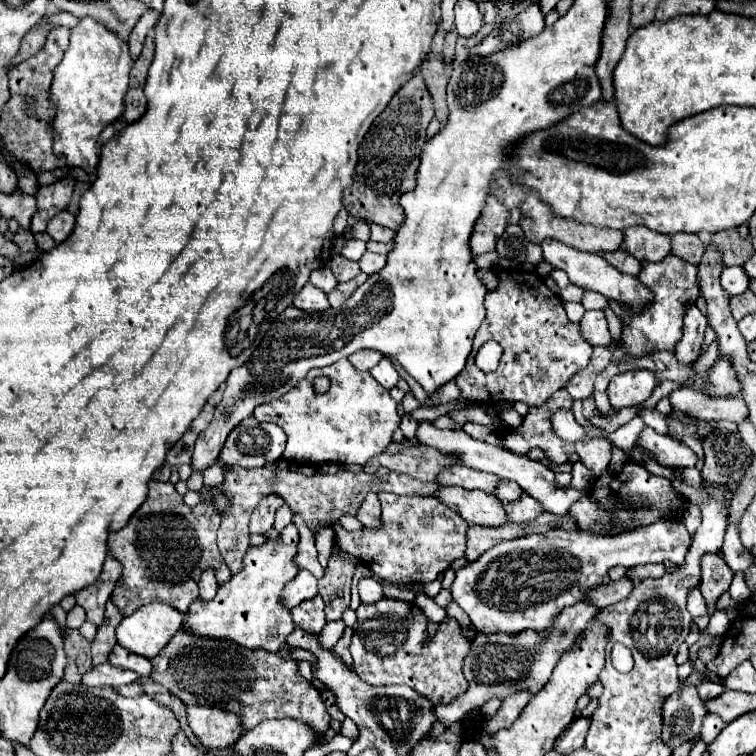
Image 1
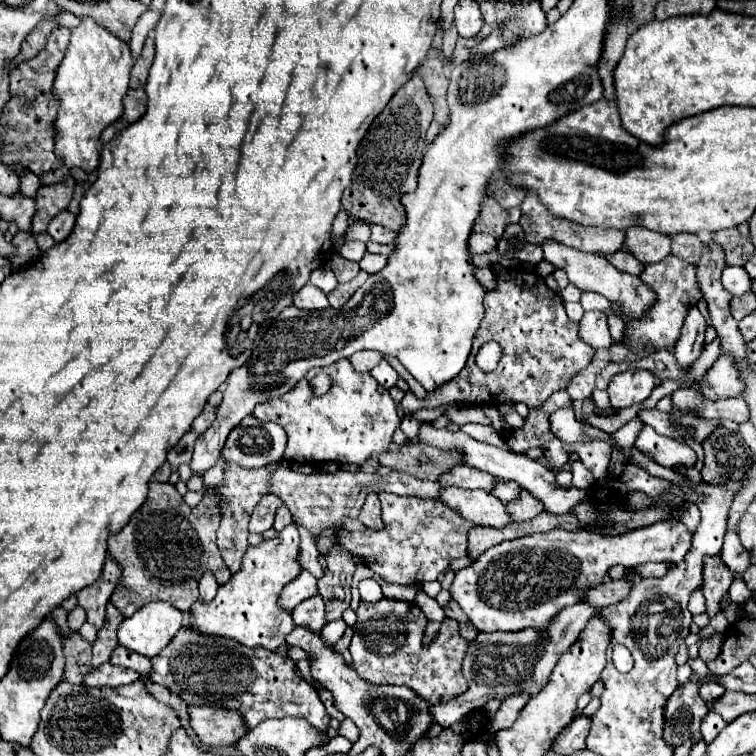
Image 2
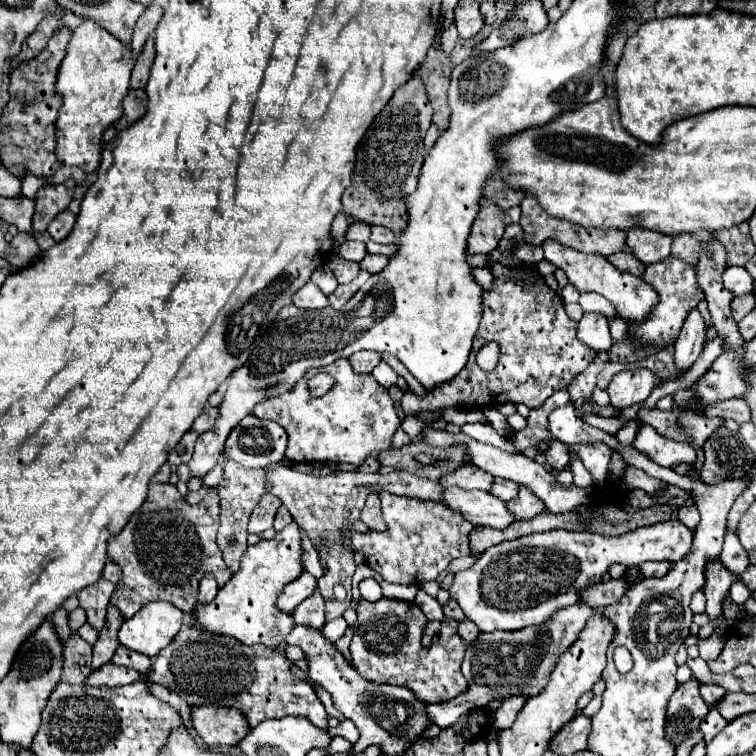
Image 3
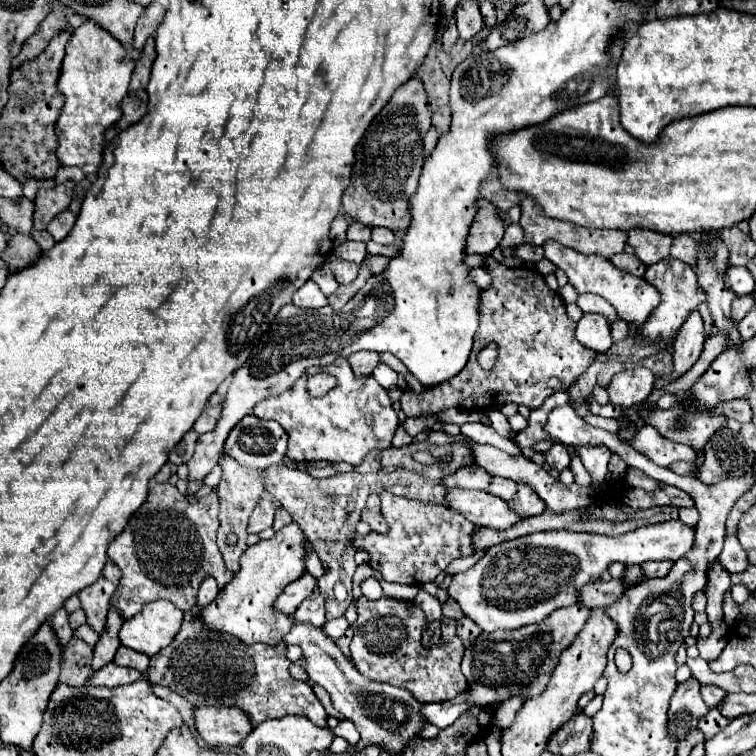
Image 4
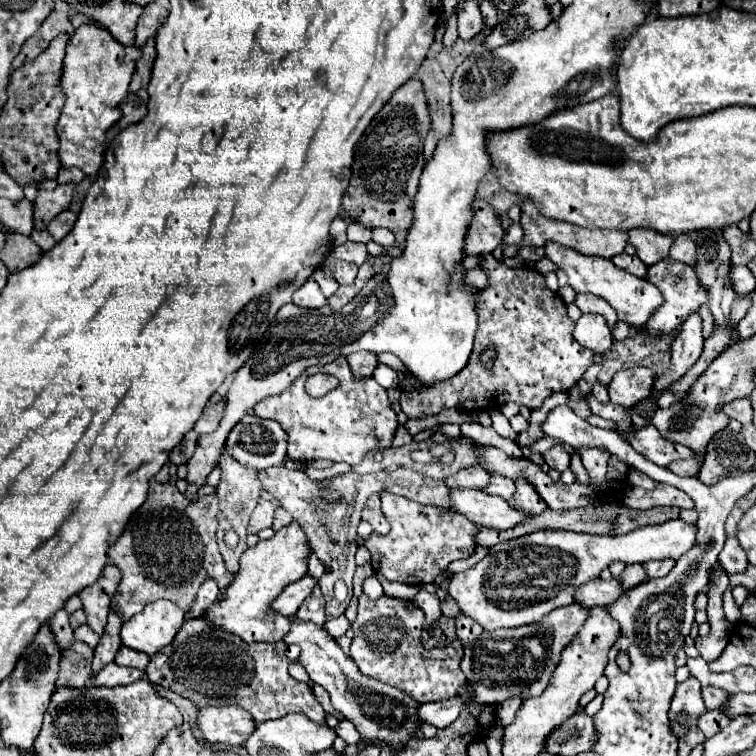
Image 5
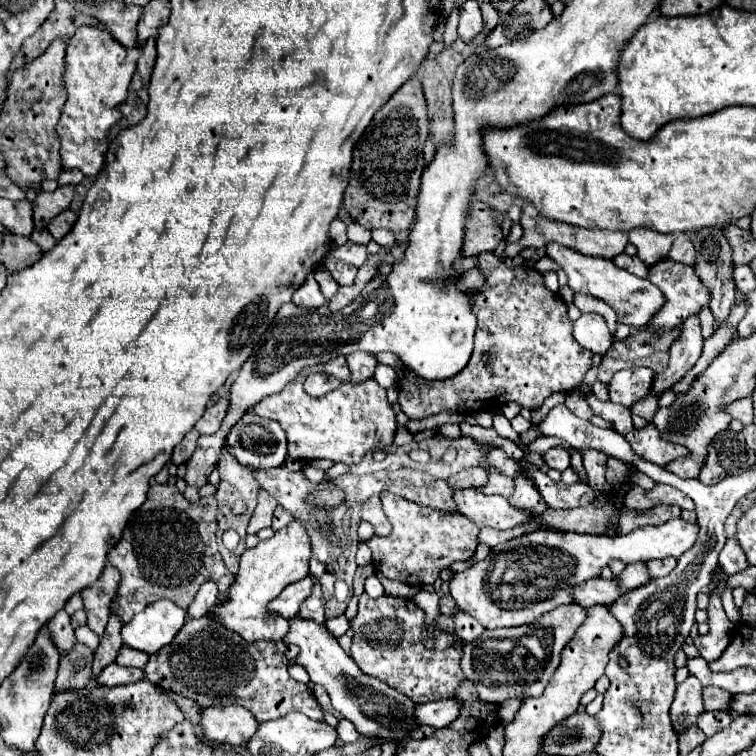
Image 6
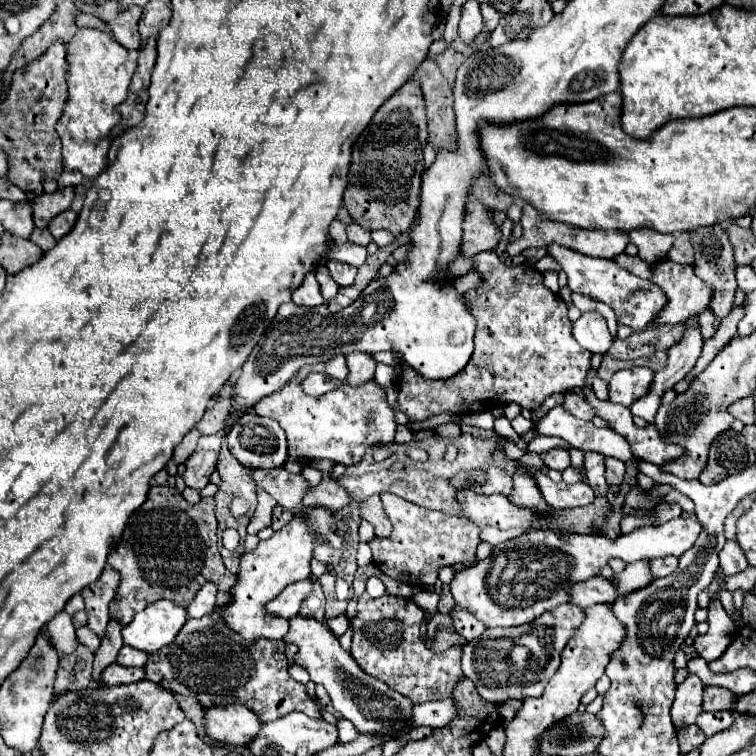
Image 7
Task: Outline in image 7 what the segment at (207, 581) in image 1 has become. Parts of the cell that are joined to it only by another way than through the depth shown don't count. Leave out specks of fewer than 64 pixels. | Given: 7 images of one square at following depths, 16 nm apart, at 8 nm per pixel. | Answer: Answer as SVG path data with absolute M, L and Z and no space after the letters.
M204 584L204 588L200 588L200 592L192 600L192 604L186 608L188 618L202 618L206 614L212 614L216 594L218 594L218 588L214 584Z

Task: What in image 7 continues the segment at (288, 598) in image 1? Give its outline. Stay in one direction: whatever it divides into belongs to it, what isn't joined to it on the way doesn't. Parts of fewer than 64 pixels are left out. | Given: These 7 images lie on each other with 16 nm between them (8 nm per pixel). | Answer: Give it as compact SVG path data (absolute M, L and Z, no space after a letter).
M302 580L302 582L294 582L292 586L284 588L284 592L280 592L274 600L270 600L266 604L266 610L274 616L286 618L290 620L292 616L296 616L300 612L300 604L304 600L304 596L308 596L308 592L312 590L312 580Z

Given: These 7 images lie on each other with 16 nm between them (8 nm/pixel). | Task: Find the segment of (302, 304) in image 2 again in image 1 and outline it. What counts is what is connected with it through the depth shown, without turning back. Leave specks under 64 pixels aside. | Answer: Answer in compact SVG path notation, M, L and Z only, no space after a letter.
M310 282L296 294L294 306L300 308L300 310L308 310L308 312L316 312L316 310L330 308L330 304L326 300L326 294L320 292L320 288L312 286Z

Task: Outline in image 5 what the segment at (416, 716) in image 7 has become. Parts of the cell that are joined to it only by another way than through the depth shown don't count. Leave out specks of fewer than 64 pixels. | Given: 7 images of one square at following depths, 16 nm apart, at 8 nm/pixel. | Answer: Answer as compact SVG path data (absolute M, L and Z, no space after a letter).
M454 698L454 700L420 704L416 714L418 714L420 724L432 724L436 728L446 728L448 724L452 724L452 720L456 720L456 716L460 714L460 708L464 708L464 704L460 704L460 698Z

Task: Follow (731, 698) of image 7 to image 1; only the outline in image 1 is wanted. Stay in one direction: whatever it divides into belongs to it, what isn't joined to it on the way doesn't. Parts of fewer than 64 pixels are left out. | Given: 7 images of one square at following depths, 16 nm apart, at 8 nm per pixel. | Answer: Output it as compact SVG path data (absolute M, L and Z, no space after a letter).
M704 681L697 685L697 690L702 700L710 700L710 698L716 698L716 696L720 696L720 694L722 694L724 691L724 686L718 683Z

